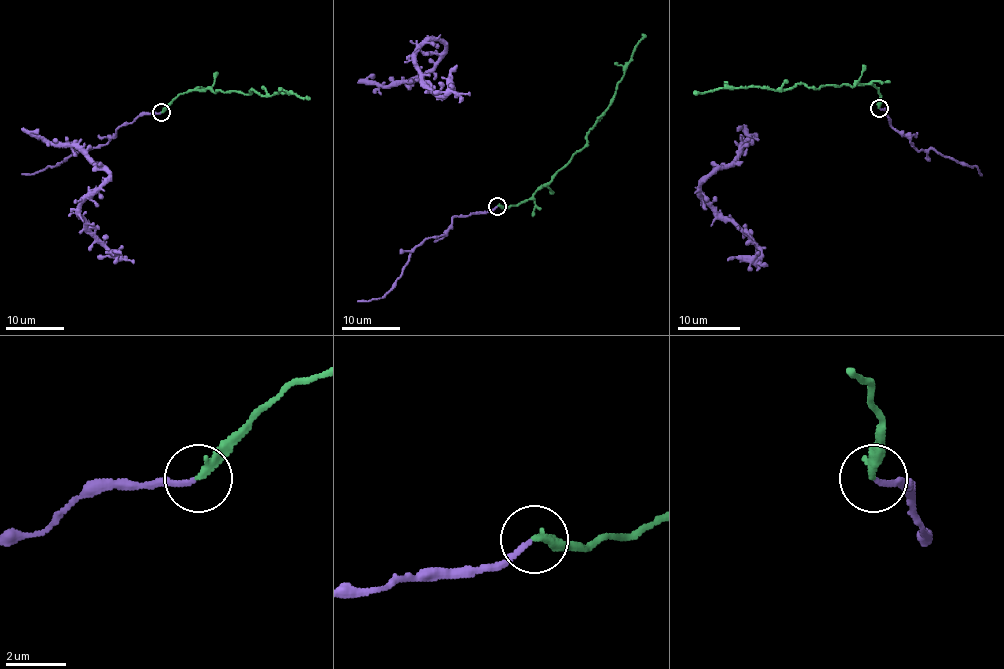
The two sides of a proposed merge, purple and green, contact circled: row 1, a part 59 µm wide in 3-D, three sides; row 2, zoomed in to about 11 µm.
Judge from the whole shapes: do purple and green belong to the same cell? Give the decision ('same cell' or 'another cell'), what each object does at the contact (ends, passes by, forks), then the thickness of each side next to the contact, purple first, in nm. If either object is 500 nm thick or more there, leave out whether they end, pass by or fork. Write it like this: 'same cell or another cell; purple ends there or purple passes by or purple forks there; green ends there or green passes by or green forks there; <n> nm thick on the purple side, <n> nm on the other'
same cell; purple ends there; green ends there; 160 nm thick on the purple side, 260 nm on the other

